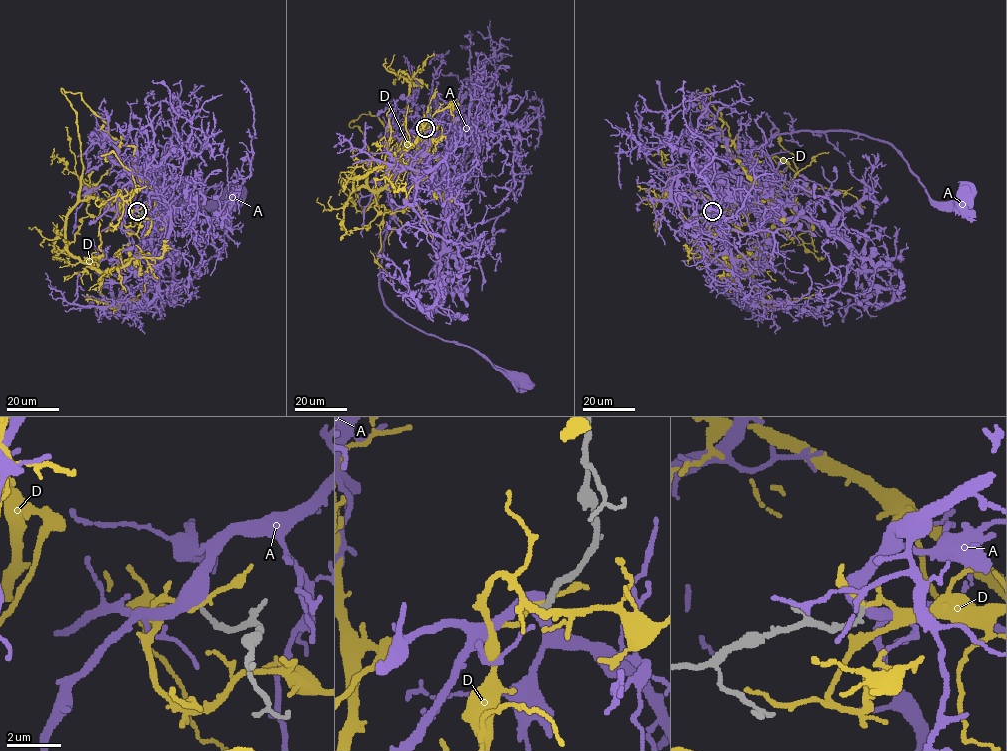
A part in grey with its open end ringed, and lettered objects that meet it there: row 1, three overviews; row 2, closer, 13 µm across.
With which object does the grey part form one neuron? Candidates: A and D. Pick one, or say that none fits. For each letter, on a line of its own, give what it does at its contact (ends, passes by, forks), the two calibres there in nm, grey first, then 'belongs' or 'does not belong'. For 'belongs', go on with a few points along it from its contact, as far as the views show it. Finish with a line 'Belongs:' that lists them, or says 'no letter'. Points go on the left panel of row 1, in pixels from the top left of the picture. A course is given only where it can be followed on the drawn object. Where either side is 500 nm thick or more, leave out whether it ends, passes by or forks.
A: calibres 200 and 500 nm; belongs; course (137, 211), (160, 193), (115, 163), (102, 131), (94, 131), (91, 137), (124, 167), (178, 197), (231, 196)
D: it passes by; calibres 180 and 170 nm; does not belong
Belongs: A

